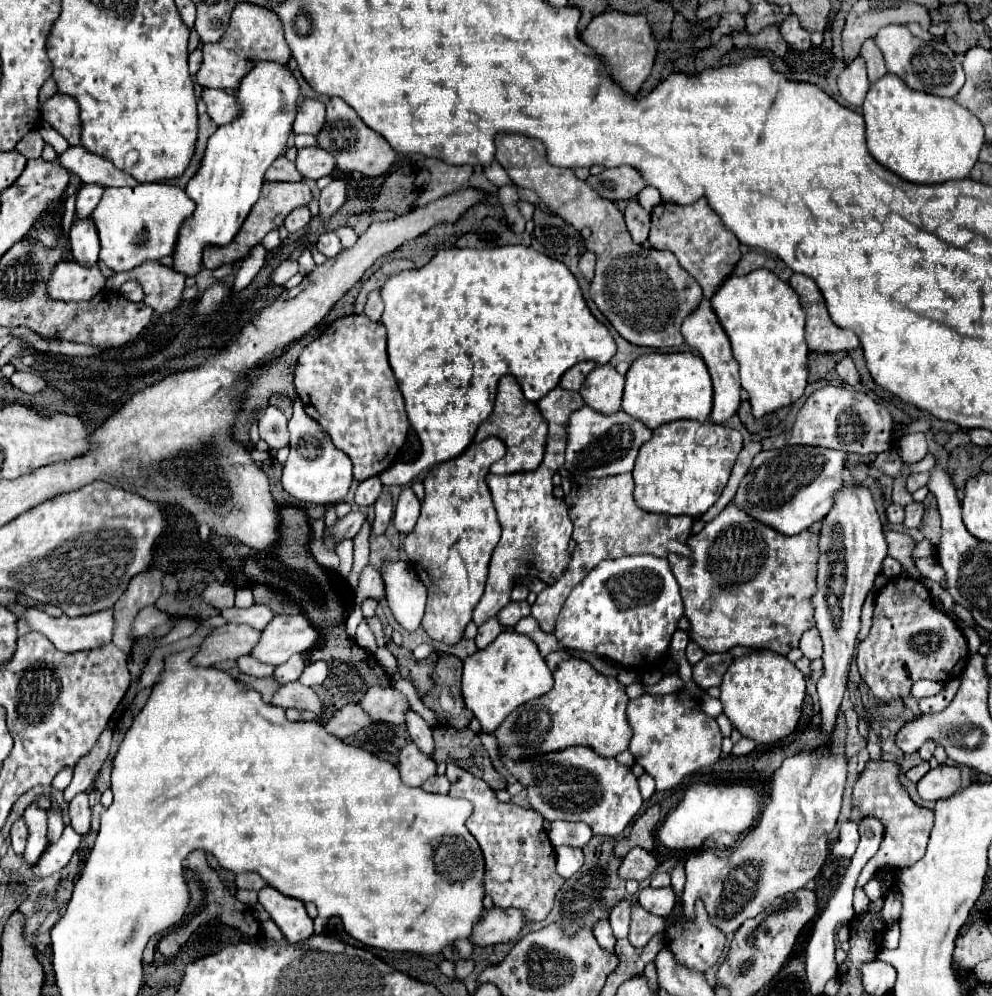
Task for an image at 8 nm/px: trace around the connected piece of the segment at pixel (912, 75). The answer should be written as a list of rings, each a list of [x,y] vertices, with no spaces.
[[[887,25],[877,33],[875,45],[881,49],[885,57],[887,73],[901,77],[913,91],[923,91],[947,99],[955,99],[959,95],[965,83],[965,73],[959,55],[953,53],[953,49],[947,43],[939,39],[921,41],[919,37],[911,35],[905,25]]]

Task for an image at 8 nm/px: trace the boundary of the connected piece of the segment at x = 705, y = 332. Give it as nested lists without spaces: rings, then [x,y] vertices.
[[[703,299],[699,311],[691,313],[681,327],[681,335],[685,337],[685,343],[693,349],[697,349],[701,353],[701,357],[705,359],[711,379],[713,379],[713,411],[711,411],[711,421],[713,423],[725,423],[727,419],[731,419],[741,403],[741,383],[739,383],[739,369],[737,369],[737,361],[733,359],[731,353],[731,345],[727,341],[727,335],[723,333],[717,317],[711,313],[711,303],[707,299]]]

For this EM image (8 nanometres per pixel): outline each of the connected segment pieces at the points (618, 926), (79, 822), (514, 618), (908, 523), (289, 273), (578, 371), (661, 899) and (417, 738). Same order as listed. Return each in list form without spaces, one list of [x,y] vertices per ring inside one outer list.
[[[623,899],[609,915],[609,923],[613,927],[613,935],[617,939],[625,939],[627,933],[629,933],[629,923],[631,923],[631,907],[633,903]]]
[[[79,793],[69,803],[69,817],[71,825],[79,835],[87,835],[91,829],[91,809],[89,809],[89,797],[87,793]]]
[[[521,601],[521,603],[509,603],[503,607],[503,611],[497,613],[497,619],[501,625],[505,627],[513,627],[517,625],[523,617],[527,617],[531,613],[531,607],[527,601]]]
[[[911,501],[907,507],[905,507],[905,527],[919,527],[923,519],[923,503],[919,501]]]
[[[283,261],[273,273],[271,273],[271,285],[283,285],[289,277],[293,277],[295,273],[297,273],[297,269],[299,269],[299,265],[297,265],[297,261]]]
[[[579,363],[579,365],[575,365],[575,367],[571,367],[563,377],[561,377],[561,387],[563,389],[567,389],[567,391],[579,391],[581,389],[581,385],[583,385],[583,381],[585,381],[585,377],[587,377],[587,373],[591,371],[595,367],[595,363]]]
[[[645,887],[639,891],[637,899],[645,911],[657,917],[669,917],[675,907],[675,893],[671,887],[663,887],[663,889]]]
[[[407,713],[407,727],[409,727],[409,735],[413,739],[413,743],[429,757],[433,757],[435,745],[433,745],[433,729],[415,713]]]

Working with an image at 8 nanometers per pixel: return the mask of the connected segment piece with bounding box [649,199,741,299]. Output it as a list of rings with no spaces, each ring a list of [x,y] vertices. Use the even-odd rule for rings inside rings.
[[[705,199],[695,201],[693,205],[675,205],[675,203],[659,203],[651,211],[651,233],[649,245],[653,249],[671,251],[681,267],[697,279],[703,289],[703,297],[711,299],[713,293],[723,285],[723,281],[733,273],[735,265],[741,259],[739,239],[725,229],[719,221],[719,215],[713,213]]]

